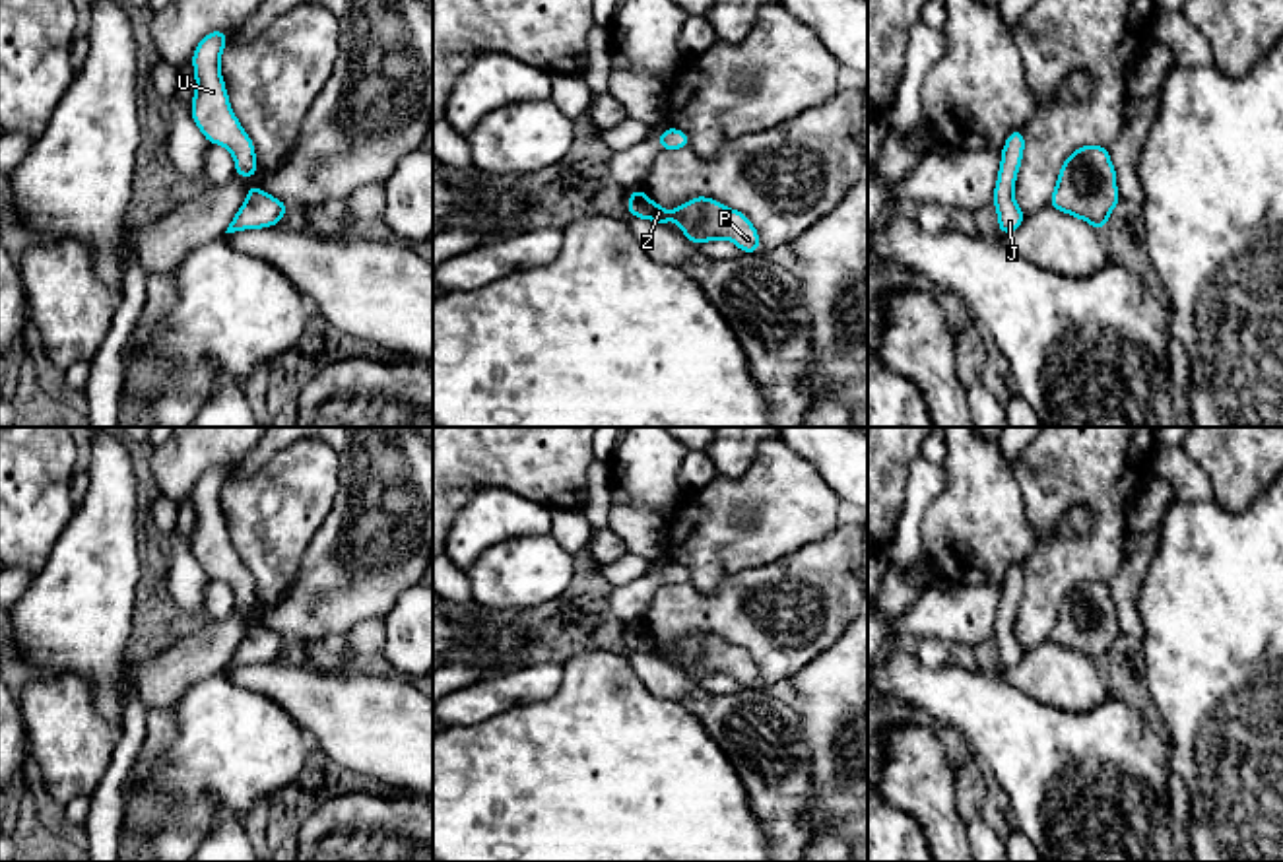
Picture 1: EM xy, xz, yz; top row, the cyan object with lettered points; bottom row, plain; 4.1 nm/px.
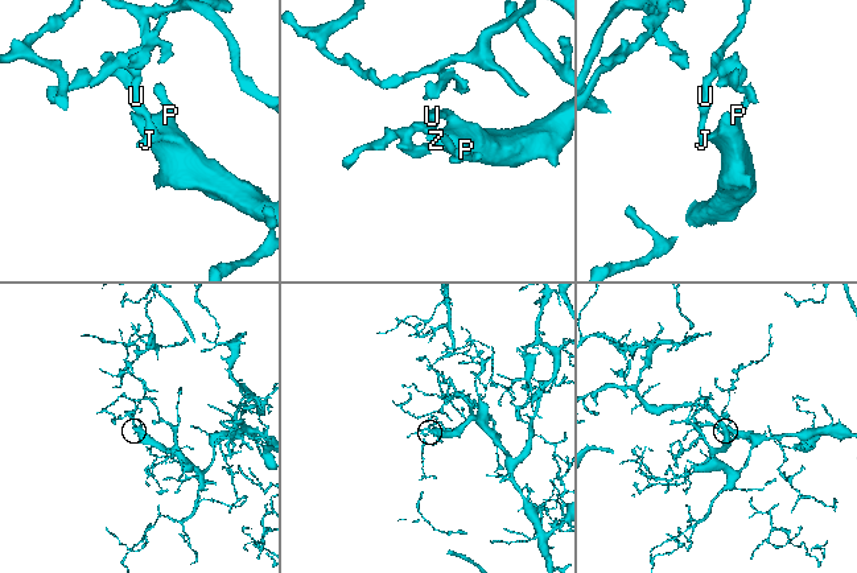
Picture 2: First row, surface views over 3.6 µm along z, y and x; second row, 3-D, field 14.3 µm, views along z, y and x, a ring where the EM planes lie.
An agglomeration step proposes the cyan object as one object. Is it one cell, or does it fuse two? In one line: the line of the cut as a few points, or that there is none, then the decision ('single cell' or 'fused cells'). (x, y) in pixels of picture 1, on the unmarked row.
cut none; single cell

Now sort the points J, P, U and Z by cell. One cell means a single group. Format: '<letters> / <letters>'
J P U Z

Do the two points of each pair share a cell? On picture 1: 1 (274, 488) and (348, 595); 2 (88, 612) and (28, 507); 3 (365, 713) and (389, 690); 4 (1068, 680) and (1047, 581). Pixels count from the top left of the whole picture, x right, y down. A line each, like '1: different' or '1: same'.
1: different
2: different
3: same
4: different

